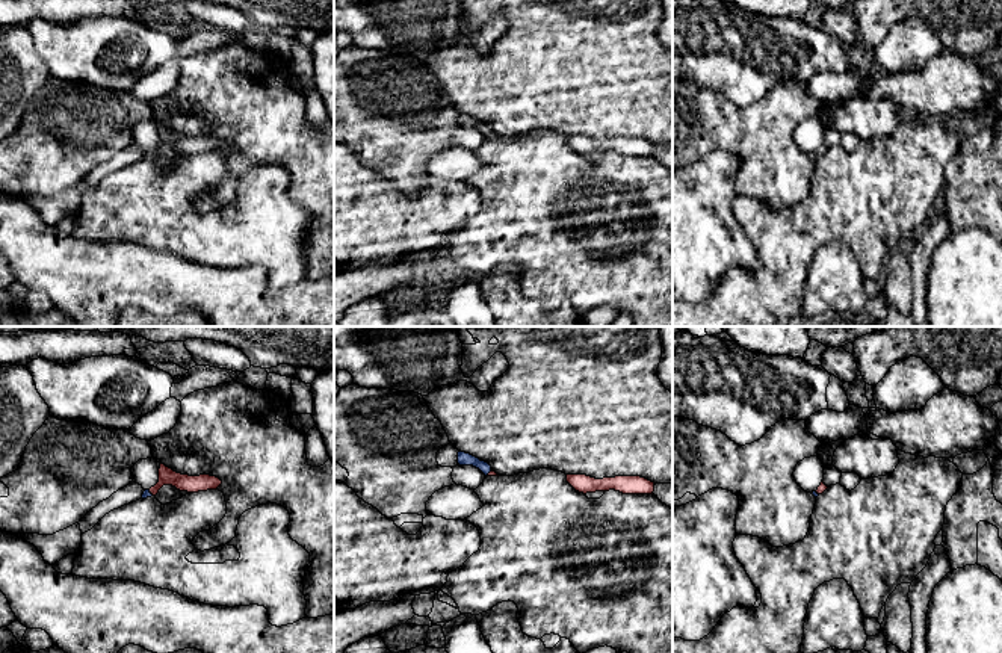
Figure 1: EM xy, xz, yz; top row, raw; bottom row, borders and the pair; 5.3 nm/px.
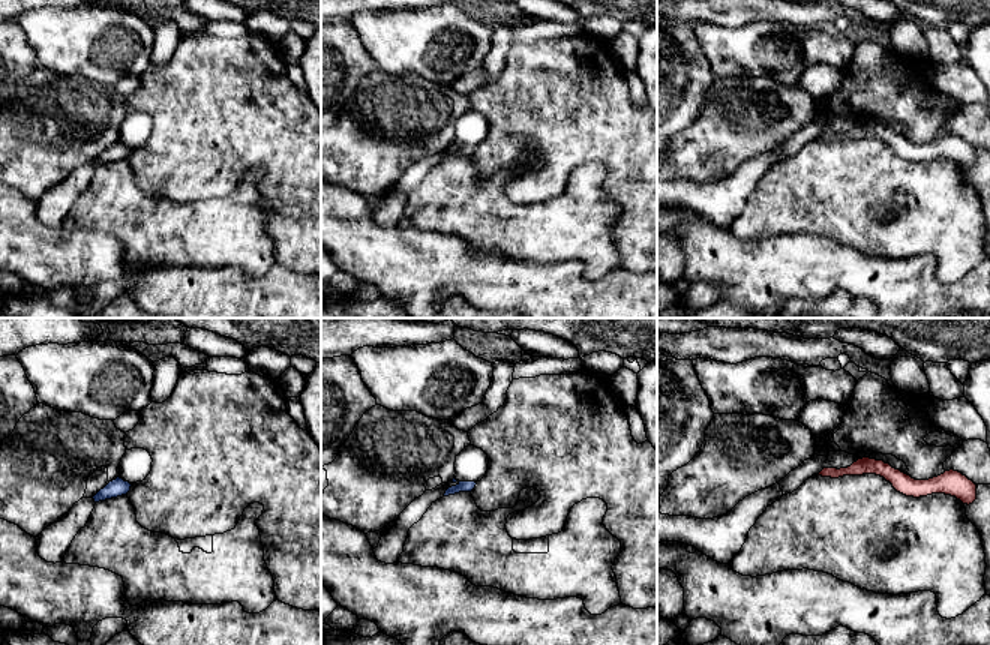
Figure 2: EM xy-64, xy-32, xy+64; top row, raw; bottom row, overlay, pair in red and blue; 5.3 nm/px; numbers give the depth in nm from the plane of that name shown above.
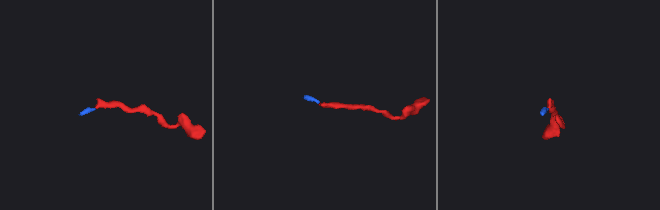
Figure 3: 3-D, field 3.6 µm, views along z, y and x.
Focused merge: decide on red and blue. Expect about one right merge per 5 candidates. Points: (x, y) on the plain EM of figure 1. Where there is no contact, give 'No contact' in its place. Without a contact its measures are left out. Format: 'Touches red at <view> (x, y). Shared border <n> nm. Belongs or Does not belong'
Touches red at xy (151, 154). Shared border 40 nm. Belongs

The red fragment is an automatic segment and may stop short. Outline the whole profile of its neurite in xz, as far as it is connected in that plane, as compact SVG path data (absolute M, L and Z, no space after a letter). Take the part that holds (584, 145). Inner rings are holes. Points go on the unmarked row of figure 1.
M567 136L567 144L579 154L615 151L623 156L653 156L654 144L641 138L615 138L595 141L586 136Z

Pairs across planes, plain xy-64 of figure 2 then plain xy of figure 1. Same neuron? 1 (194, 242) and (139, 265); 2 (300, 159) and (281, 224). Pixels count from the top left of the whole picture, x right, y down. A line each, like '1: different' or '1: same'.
1: different
2: different

